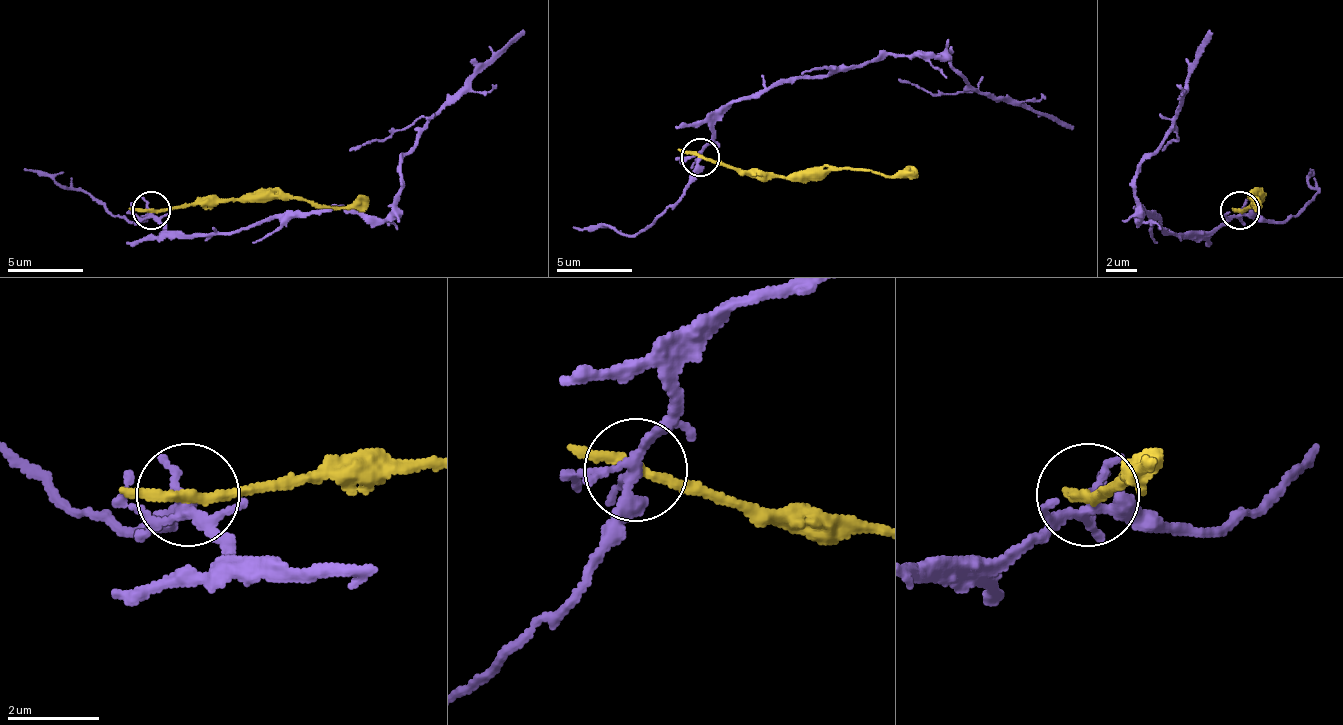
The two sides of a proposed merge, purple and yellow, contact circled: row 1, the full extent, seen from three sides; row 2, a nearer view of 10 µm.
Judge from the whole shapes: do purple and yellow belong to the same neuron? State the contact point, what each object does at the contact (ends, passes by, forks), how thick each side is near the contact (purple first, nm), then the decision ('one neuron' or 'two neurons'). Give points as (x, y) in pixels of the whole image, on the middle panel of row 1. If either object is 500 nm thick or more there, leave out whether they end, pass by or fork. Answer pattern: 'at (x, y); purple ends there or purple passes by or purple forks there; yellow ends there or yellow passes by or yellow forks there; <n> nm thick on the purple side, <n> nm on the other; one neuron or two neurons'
at (700, 157); purple forks there; yellow passes by; 220 nm thick on the purple side, 200 nm on the other; two neurons

